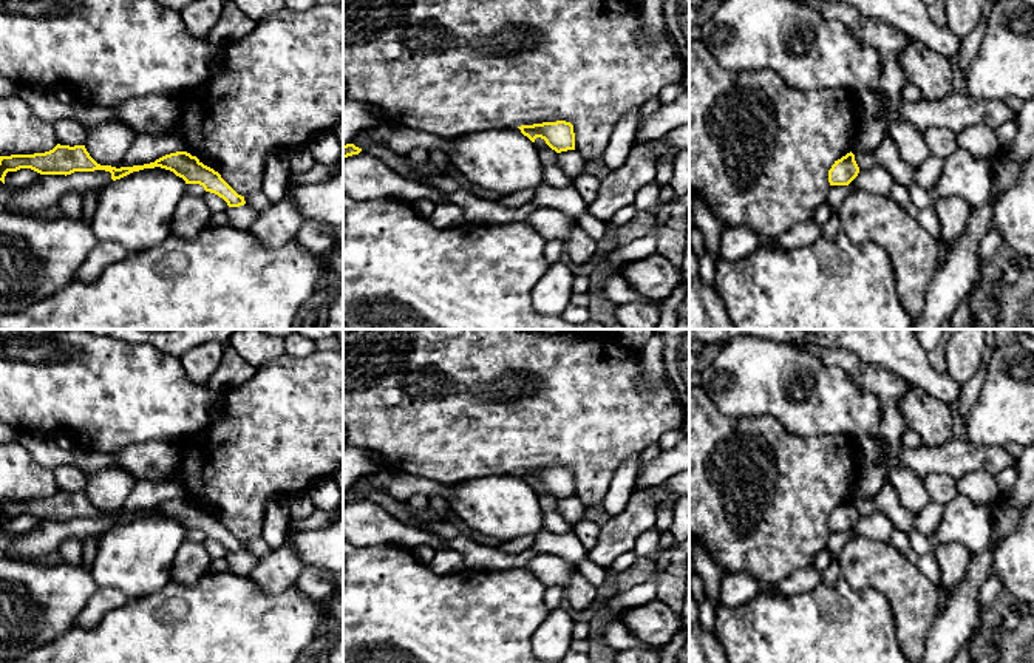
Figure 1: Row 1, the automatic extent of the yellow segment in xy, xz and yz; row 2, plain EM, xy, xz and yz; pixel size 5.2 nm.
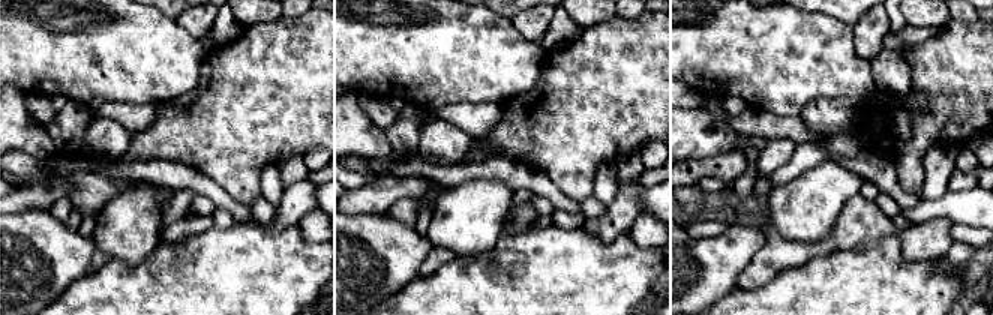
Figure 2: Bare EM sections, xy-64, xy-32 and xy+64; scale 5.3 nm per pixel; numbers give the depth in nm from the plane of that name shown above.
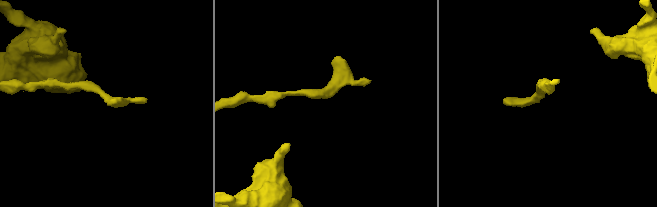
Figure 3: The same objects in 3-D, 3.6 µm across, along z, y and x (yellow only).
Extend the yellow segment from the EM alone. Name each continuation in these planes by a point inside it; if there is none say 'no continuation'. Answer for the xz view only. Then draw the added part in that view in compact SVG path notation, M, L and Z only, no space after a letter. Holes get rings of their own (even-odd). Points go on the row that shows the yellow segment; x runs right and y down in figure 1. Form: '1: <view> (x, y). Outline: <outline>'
no continuation

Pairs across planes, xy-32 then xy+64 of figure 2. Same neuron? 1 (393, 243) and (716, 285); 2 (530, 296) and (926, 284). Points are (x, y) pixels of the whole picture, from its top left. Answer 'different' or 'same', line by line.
1: same
2: same

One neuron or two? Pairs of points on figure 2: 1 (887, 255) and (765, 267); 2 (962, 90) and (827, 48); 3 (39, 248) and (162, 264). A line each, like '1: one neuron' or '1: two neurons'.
1: two neurons
2: two neurons
3: two neurons

